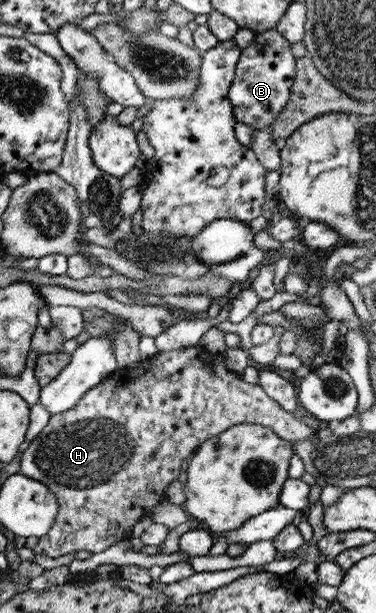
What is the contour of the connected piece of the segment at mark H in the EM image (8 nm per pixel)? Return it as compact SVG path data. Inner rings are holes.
M199 345L188 346L188 348L180 348L180 350L159 352L158 356L155 356L147 362L140 360L140 362L131 367L118 368L113 376L98 383L98 386L90 388L85 396L82 396L76 402L76 406L70 408L69 412L62 412L61 414L51 416L50 422L42 430L42 433L38 438L34 438L28 450L22 454L19 473L31 480L38 480L38 482L44 484L56 496L59 504L58 515L56 515L56 519L54 519L50 530L44 536L39 537L38 543L34 546L33 551L35 555L44 555L56 559L57 557L71 553L74 554L74 552L81 550L98 553L107 550L110 546L116 544L116 542L120 542L120 540L129 538L136 522L144 517L151 516L152 509L156 505L167 501L166 492L168 486L172 481L178 479L184 459L194 454L206 440L213 438L213 436L222 435L222 432L243 423L260 424L261 426L270 428L276 435L290 443L319 438L317 432L300 421L296 414L284 410L278 402L272 400L264 392L261 386L248 383L248 380L245 380L240 373L229 372L226 368L224 354L222 353L213 354L212 352L207 352Z

